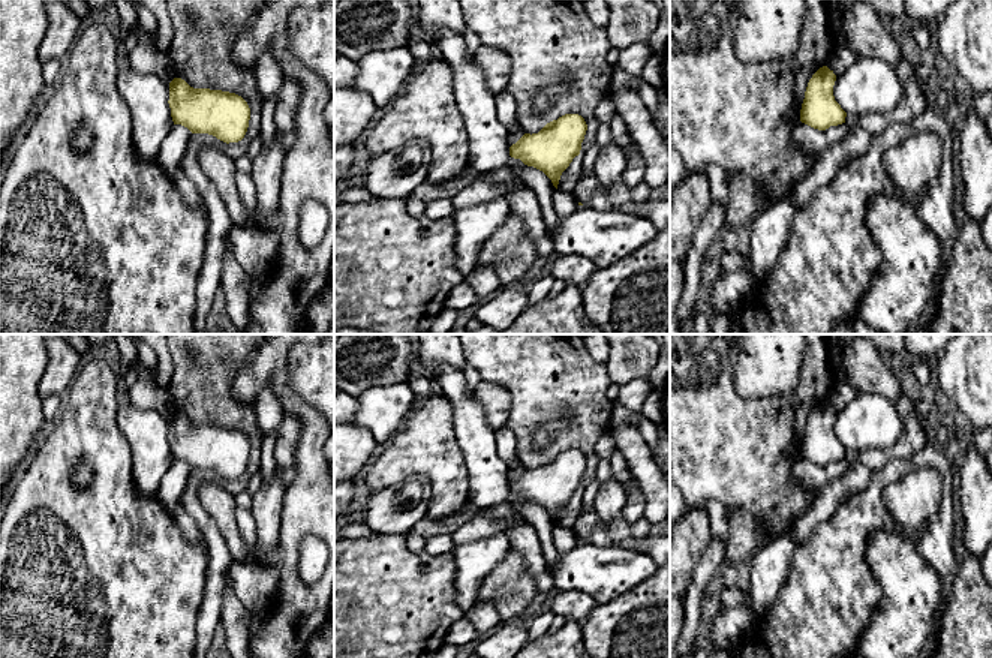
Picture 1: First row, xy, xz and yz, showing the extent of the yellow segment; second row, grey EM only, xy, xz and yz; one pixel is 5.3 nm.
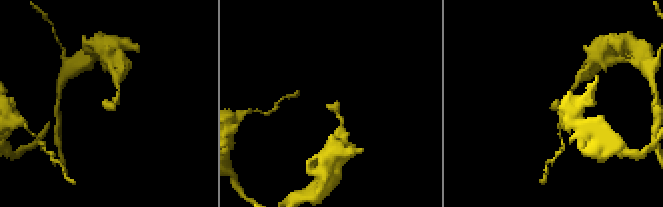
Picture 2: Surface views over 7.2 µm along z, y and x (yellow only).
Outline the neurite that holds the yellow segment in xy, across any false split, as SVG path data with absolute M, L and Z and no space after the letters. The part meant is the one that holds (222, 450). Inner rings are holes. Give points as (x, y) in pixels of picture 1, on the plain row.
M184 415L169 418L169 444L174 460L192 469L208 469L229 480L244 474L250 444L247 438L229 427L193 424Z

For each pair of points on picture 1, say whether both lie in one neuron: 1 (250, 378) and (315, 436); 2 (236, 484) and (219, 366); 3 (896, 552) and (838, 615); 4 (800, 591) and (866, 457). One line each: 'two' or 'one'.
1: one
2: one
3: two
4: two

